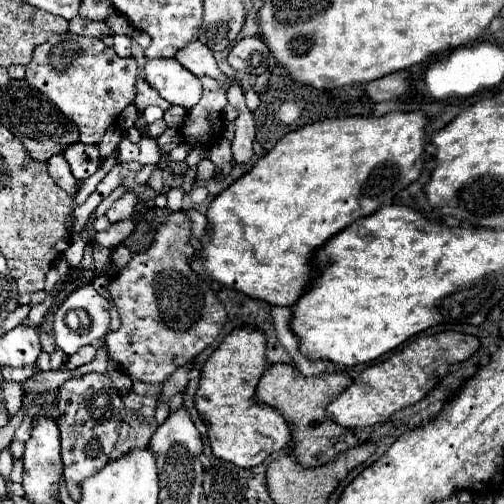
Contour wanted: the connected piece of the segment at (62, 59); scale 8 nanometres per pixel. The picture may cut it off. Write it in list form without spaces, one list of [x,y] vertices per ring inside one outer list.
[[[75,33],[53,35],[43,45],[35,47],[31,63],[25,67],[25,79],[35,89],[41,89],[59,111],[77,125],[79,139],[87,145],[97,145],[107,127],[115,125],[123,107],[135,97],[137,61],[119,57],[113,47],[107,47],[97,37],[77,37]]]

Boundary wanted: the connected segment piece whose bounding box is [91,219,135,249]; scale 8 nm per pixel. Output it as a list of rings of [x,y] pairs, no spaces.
[[[133,219],[121,221],[121,223],[113,223],[105,231],[95,233],[95,237],[91,241],[91,247],[107,247],[107,249],[113,249],[113,247],[117,247],[133,231],[133,227],[135,227],[135,221]]]

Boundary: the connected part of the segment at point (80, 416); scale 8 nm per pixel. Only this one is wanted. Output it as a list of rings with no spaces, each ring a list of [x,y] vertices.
[[[89,373],[89,375],[81,375],[81,377],[73,377],[69,381],[65,381],[53,403],[37,403],[37,397],[41,393],[33,391],[27,393],[23,397],[23,423],[19,425],[19,429],[13,435],[13,441],[21,441],[25,443],[31,437],[31,429],[33,423],[39,415],[51,417],[61,433],[61,459],[63,459],[63,467],[65,467],[65,485],[69,489],[69,495],[73,501],[81,499],[81,483],[99,473],[107,463],[109,463],[109,453],[113,451],[113,445],[119,437],[119,429],[121,429],[121,395],[117,389],[113,389],[113,383],[109,377],[101,375],[101,373]]]

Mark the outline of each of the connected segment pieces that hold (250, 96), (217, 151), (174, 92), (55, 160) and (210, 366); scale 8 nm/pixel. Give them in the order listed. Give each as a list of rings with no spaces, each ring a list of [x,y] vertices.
[[[246,80],[239,82],[245,90],[246,105],[248,109],[253,113],[260,105],[259,96],[254,92],[251,85]]]
[[[221,137],[221,139],[211,147],[209,159],[211,159],[219,169],[222,169],[222,175],[218,177],[219,179],[229,174],[232,169],[231,159],[233,159],[233,155],[231,155],[231,141],[225,139],[225,137]]]
[[[175,57],[171,59],[147,59],[145,63],[145,81],[159,91],[159,95],[185,109],[191,109],[201,97],[201,81],[183,69]]]
[[[55,155],[55,157],[47,159],[47,167],[49,167],[51,179],[53,179],[59,187],[67,189],[67,193],[69,193],[71,189],[75,189],[75,183],[77,183],[77,181],[75,181],[75,177],[71,175],[71,169],[69,169],[67,161],[63,159],[63,155]]]
[[[237,327],[225,337],[225,341],[203,363],[199,389],[195,393],[195,407],[197,407],[201,419],[207,425],[207,435],[209,435],[209,445],[211,445],[213,455],[223,459],[223,461],[229,461],[237,467],[243,467],[243,469],[249,469],[249,467],[255,467],[255,465],[263,463],[273,451],[283,449],[291,441],[289,425],[285,423],[281,413],[277,409],[273,409],[269,405],[263,405],[263,403],[257,403],[253,399],[257,381],[261,379],[265,369],[267,369],[265,335],[255,327]]]

